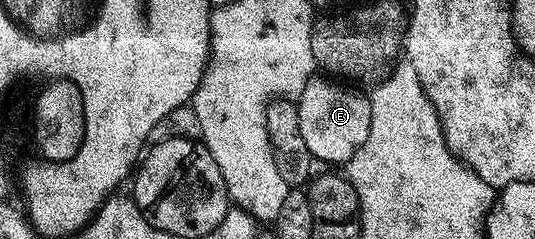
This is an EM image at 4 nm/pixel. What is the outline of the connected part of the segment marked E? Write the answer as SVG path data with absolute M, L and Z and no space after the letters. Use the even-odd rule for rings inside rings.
M321 75L318 76L313 79L308 78L303 83L306 84L299 97L297 96L299 129L314 160L343 165L362 147L370 133L371 105L369 95L366 92L361 92L364 90L360 88L338 83Z

